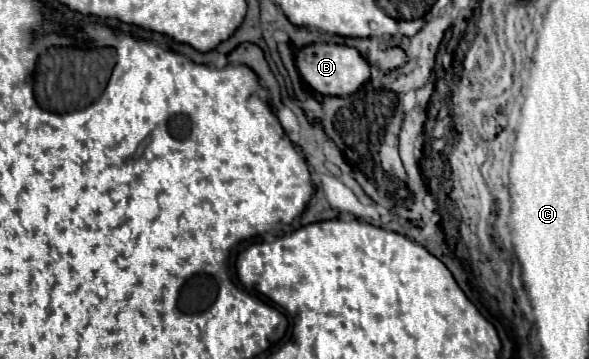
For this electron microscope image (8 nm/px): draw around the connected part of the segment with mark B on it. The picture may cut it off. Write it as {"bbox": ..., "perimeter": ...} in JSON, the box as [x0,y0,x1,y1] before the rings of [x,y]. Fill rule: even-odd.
{"bbox":[296,42,370,96],"perimeter":[[[314,42],[310,46],[304,46],[296,54],[296,66],[298,66],[304,82],[314,92],[330,94],[330,96],[350,96],[370,78],[368,60],[356,48],[350,48],[346,44]]]}

